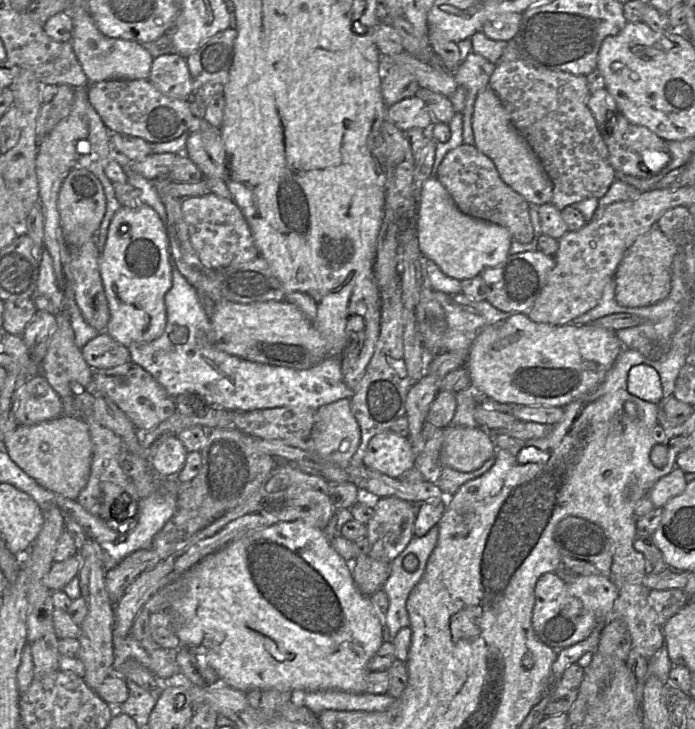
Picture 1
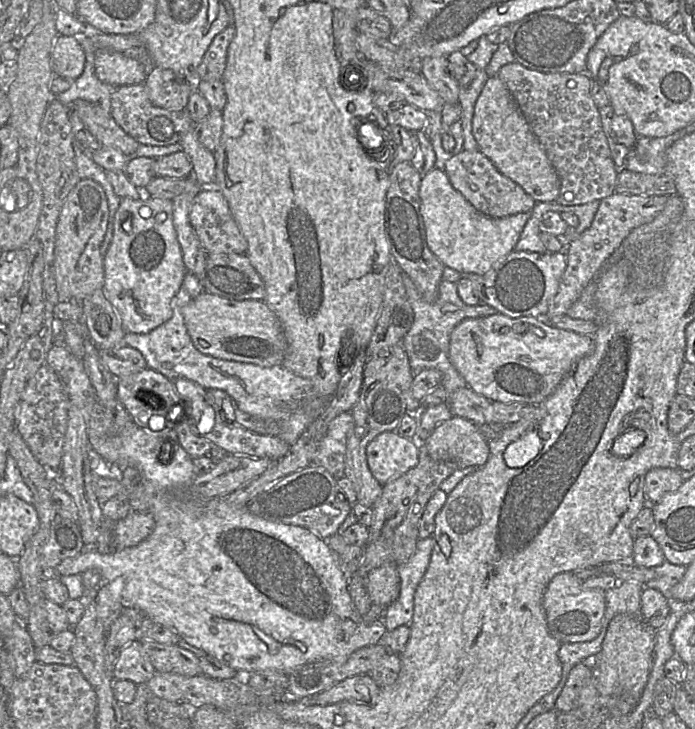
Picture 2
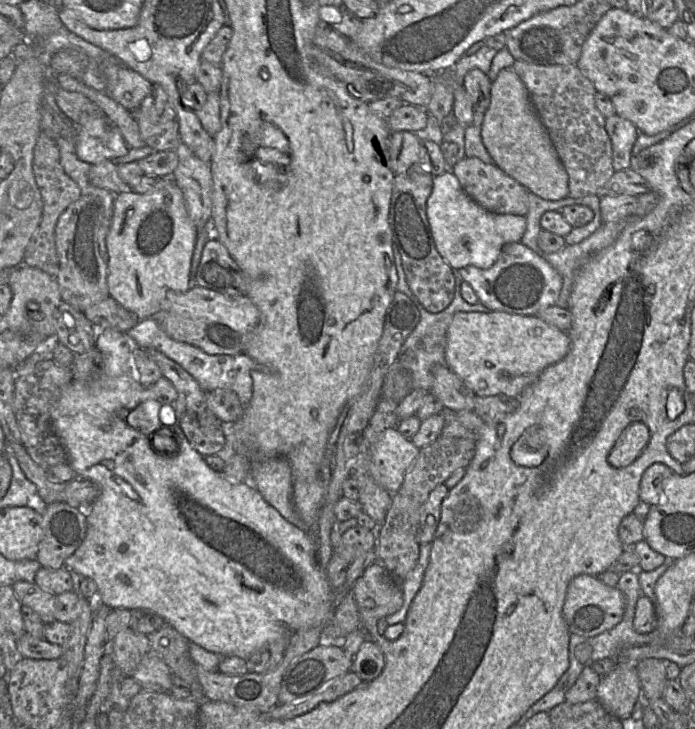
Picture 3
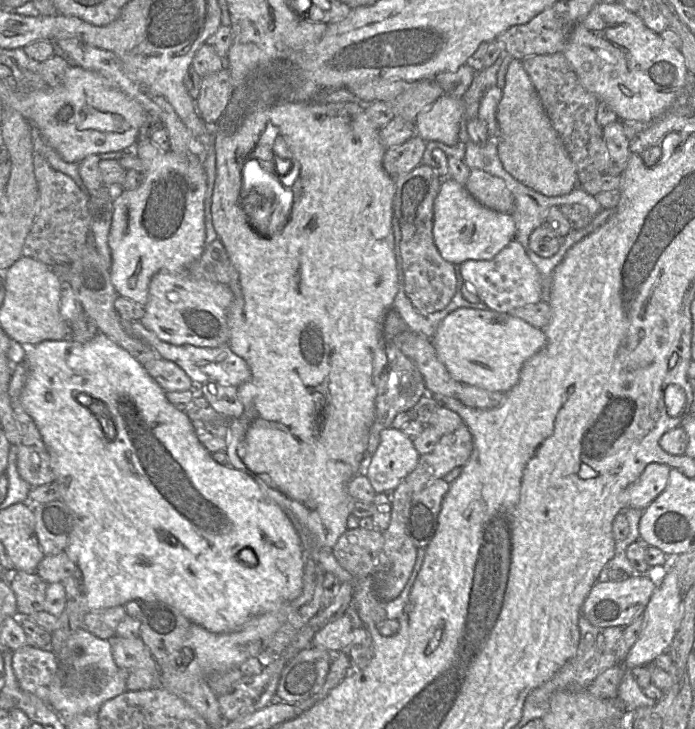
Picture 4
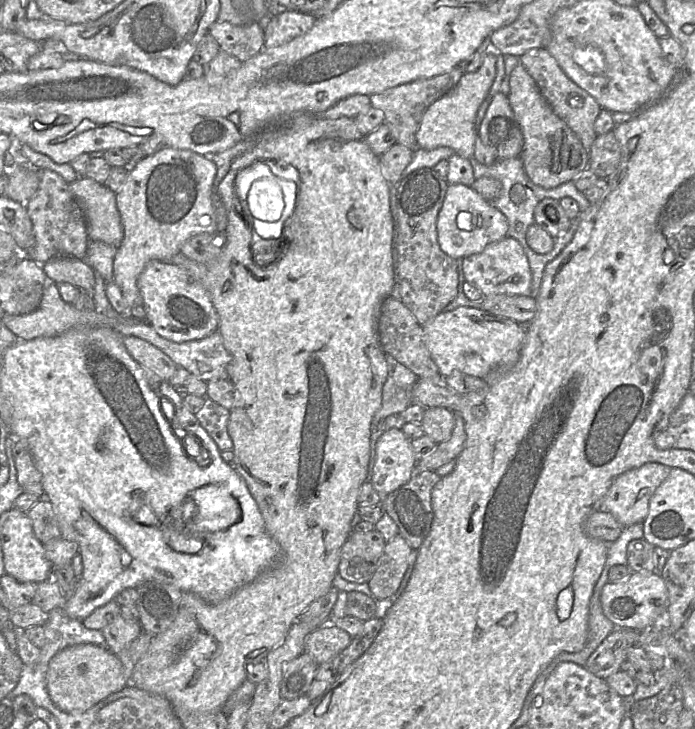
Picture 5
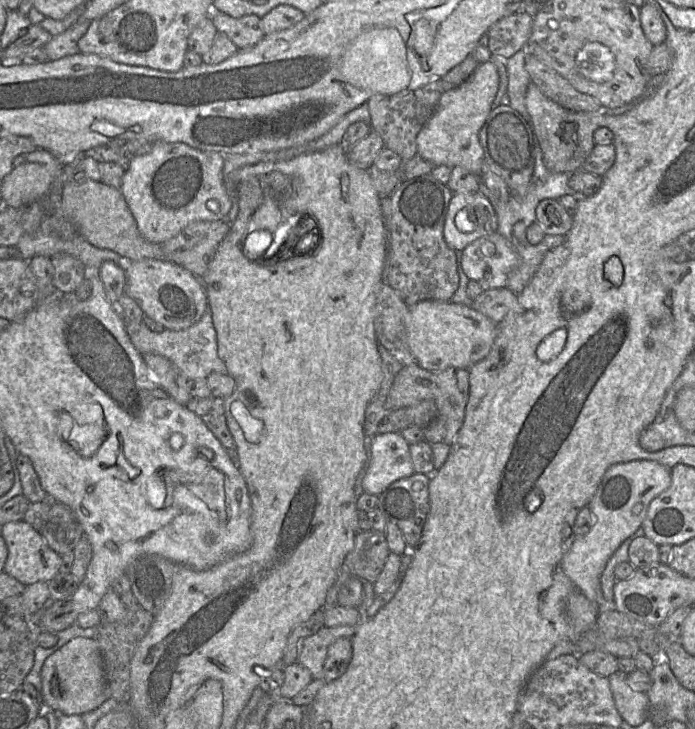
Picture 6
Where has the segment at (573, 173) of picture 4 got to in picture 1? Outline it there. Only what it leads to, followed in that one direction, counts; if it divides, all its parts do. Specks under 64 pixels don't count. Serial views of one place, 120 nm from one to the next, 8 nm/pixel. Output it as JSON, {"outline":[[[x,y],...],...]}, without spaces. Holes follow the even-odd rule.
{"outline":[[[488,86],[479,91],[472,116],[476,148],[495,164],[501,179],[529,204],[552,203],[553,183],[529,144],[512,125],[495,92]]]}

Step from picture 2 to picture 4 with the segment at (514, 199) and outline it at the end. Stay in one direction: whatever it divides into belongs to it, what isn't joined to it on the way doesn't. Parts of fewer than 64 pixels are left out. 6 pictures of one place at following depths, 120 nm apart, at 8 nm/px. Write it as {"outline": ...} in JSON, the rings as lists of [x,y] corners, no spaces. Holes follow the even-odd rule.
{"outline":[[[471,169],[465,188],[483,206],[511,215],[514,197],[502,178],[480,169]]]}

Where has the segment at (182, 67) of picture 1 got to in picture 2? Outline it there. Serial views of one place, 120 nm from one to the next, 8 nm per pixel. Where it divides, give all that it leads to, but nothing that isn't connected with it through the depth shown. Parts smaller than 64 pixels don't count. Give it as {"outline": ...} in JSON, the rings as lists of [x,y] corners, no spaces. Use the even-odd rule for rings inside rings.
{"outline":[[[154,66],[146,68],[145,86],[152,103],[171,111],[186,109],[194,84],[178,76],[173,70]]]}

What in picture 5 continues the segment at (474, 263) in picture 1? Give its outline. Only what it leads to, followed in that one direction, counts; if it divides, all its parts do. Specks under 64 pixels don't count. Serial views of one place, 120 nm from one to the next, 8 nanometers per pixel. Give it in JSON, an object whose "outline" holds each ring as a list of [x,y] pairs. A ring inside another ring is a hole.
{"outline":[[[448,184],[442,207],[437,216],[436,227],[437,240],[441,250],[455,260],[480,253],[488,244],[508,237],[508,220],[505,215],[471,186],[464,184]],[[462,211],[471,214],[473,222],[471,229],[464,230],[458,227],[457,216]]]}

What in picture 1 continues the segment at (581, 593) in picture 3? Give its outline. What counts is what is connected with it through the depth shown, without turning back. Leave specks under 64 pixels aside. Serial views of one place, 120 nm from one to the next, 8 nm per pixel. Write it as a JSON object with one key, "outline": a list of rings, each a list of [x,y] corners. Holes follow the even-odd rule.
{"outline":[[[554,572],[539,577],[535,584],[534,596],[533,629],[544,644],[557,651],[583,641],[596,626],[595,615],[586,609],[578,598],[569,593],[567,583]]]}

